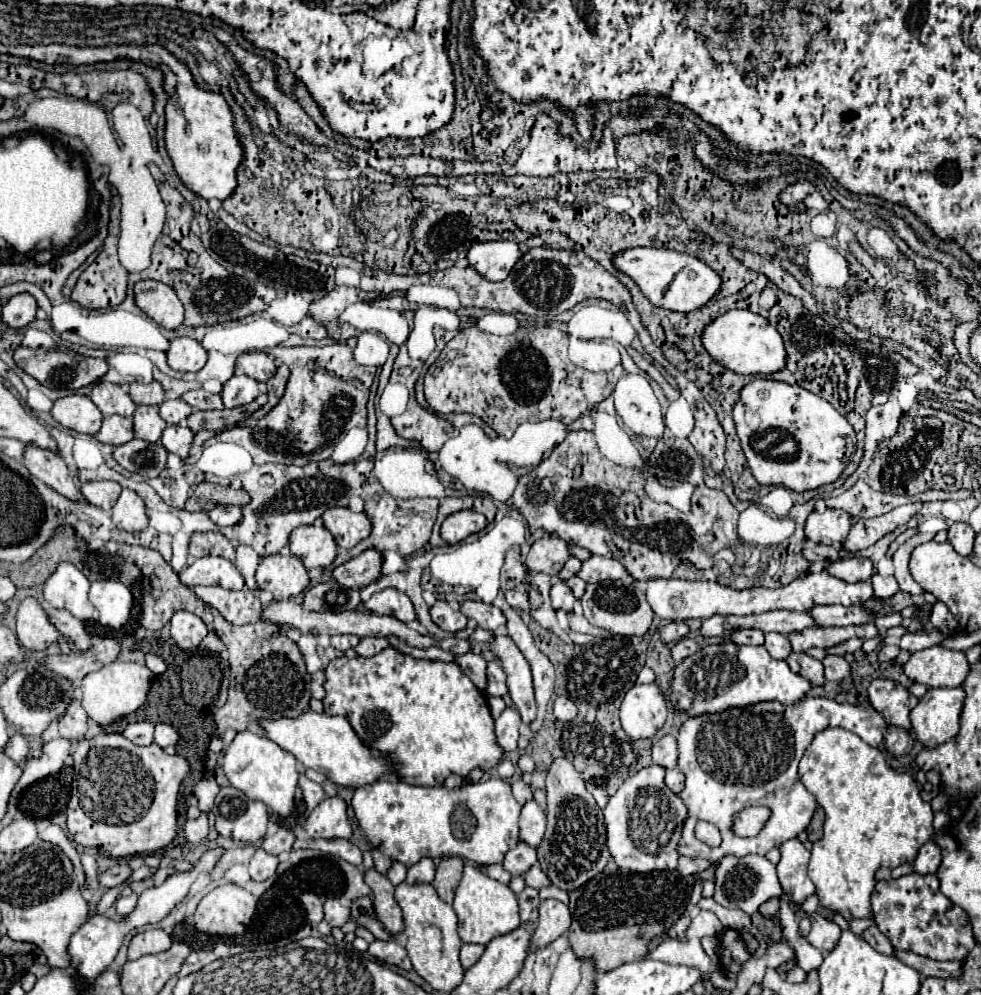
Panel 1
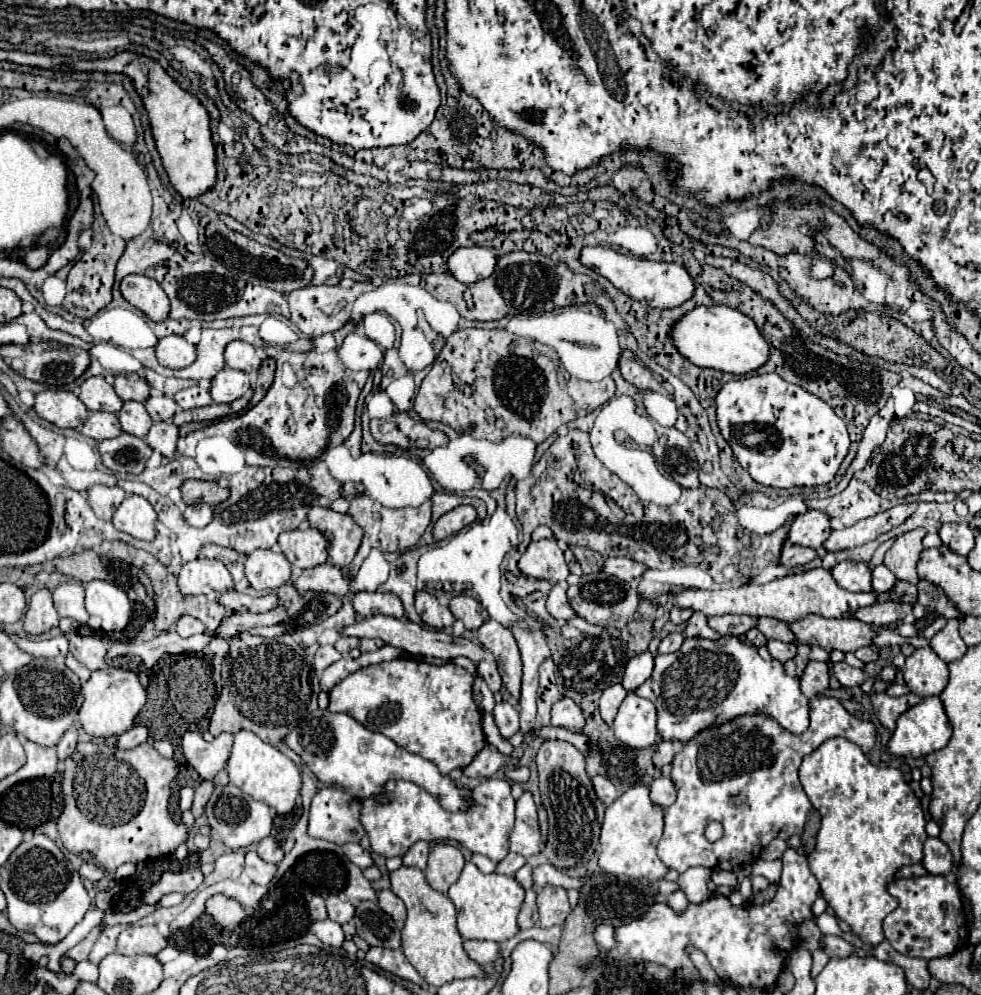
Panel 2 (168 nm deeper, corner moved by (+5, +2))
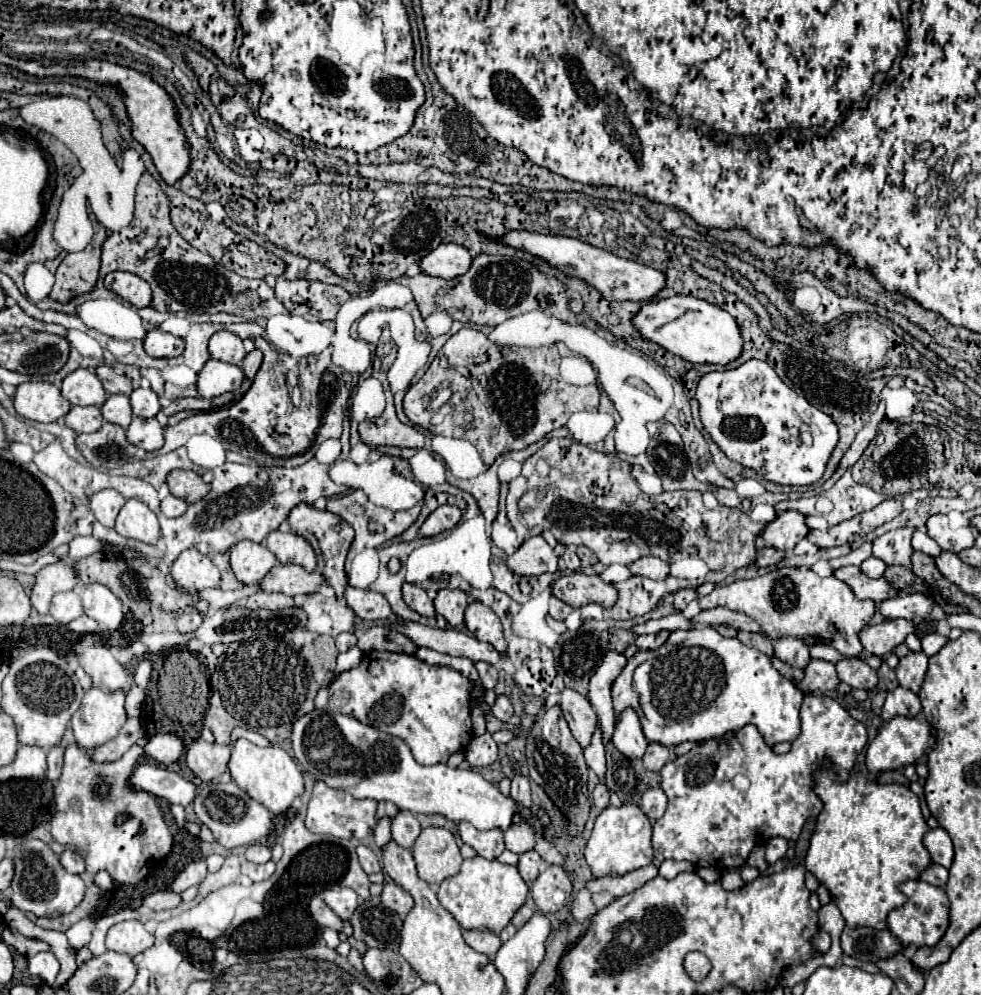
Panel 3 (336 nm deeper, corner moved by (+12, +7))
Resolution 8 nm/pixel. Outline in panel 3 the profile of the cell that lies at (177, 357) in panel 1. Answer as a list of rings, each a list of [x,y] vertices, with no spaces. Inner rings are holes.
[[[153,329],[153,331],[149,331],[145,335],[143,347],[145,347],[145,353],[149,357],[157,357],[157,359],[163,359],[163,357],[179,357],[183,353],[185,341],[181,337],[171,335],[171,333],[163,333],[159,329]]]

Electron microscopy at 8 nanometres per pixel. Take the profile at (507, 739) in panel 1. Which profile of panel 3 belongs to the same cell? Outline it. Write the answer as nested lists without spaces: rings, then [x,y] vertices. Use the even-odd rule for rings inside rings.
[[[499,695],[497,701],[495,701],[495,705],[491,709],[493,709],[493,715],[497,719],[501,719],[501,721],[509,721],[513,717],[513,713],[515,713],[513,705],[511,705],[511,699],[505,697],[505,695]]]

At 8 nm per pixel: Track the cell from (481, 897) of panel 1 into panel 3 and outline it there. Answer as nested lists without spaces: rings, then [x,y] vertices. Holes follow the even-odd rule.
[[[483,857],[465,859],[461,865],[461,871],[453,877],[447,877],[439,891],[439,903],[459,921],[463,929],[491,929],[495,933],[501,933],[503,927],[513,919],[519,907],[525,905],[529,887],[519,875],[517,867],[503,865],[497,859],[487,861]]]

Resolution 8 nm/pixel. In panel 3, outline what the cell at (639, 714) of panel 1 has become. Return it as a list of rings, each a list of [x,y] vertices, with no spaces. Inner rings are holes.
[[[625,709],[615,725],[615,735],[613,735],[613,745],[621,755],[627,759],[641,759],[645,749],[647,749],[647,739],[643,735],[639,717],[633,709]]]

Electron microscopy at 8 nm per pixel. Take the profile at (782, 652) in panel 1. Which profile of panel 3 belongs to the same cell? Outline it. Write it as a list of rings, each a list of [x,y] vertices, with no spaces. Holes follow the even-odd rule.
[[[777,639],[773,647],[775,647],[775,657],[779,657],[791,667],[805,669],[811,661],[809,647],[801,639]]]

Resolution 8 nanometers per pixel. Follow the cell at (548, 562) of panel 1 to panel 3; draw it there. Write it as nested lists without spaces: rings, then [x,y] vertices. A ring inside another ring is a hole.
[[[529,537],[509,559],[507,567],[523,577],[535,577],[541,573],[557,571],[557,553],[539,537]]]

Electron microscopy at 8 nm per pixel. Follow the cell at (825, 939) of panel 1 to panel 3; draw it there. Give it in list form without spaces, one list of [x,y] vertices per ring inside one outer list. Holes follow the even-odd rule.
[[[847,927],[841,933],[841,949],[845,955],[861,963],[885,961],[903,951],[901,941],[889,929],[873,927]]]

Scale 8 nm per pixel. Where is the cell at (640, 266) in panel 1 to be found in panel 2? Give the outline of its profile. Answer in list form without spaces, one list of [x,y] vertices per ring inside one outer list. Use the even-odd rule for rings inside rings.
[[[594,246],[594,248],[584,248],[580,256],[582,264],[598,270],[604,278],[608,278],[618,290],[622,290],[626,296],[652,306],[652,308],[678,308],[686,300],[690,300],[696,292],[692,276],[686,272],[682,264],[674,262],[652,262],[644,258],[634,258],[630,254],[618,254],[612,248],[604,246]]]

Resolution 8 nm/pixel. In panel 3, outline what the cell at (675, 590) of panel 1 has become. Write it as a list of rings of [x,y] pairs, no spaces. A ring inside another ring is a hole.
[[[785,567],[755,579],[733,581],[731,585],[717,585],[707,597],[701,599],[701,609],[713,607],[727,607],[749,615],[761,625],[761,633],[765,633],[771,641],[781,637],[815,637],[819,641],[829,641],[829,645],[845,657],[861,655],[863,645],[859,641],[859,631],[869,625],[875,613],[873,601],[855,599],[853,591],[843,581],[833,575],[819,577],[807,567]]]

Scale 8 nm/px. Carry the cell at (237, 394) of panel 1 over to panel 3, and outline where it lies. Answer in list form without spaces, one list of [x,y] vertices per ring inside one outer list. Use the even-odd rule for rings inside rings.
[[[209,359],[197,377],[197,391],[205,399],[219,397],[227,391],[237,391],[243,381],[243,371],[237,365]]]

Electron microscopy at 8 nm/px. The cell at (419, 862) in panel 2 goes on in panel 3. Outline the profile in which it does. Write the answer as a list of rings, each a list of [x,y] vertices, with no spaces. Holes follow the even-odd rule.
[[[401,809],[395,819],[393,819],[393,825],[391,825],[391,835],[393,835],[393,841],[399,843],[401,847],[411,847],[411,843],[415,843],[415,839],[419,837],[419,831],[421,831],[421,825],[417,821],[417,817],[407,811],[407,809]]]

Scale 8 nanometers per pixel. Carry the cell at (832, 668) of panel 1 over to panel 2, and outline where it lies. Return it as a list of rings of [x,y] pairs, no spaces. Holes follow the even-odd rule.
[[[838,662],[838,664],[834,664],[834,676],[838,678],[838,682],[840,682],[842,686],[848,686],[848,688],[864,682],[864,672],[858,670],[858,668],[848,666],[846,662]]]

